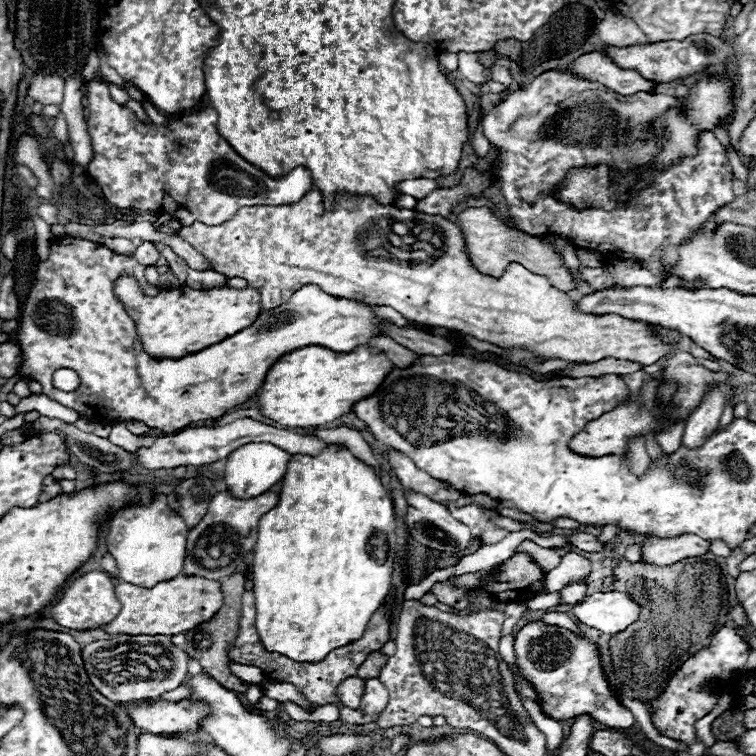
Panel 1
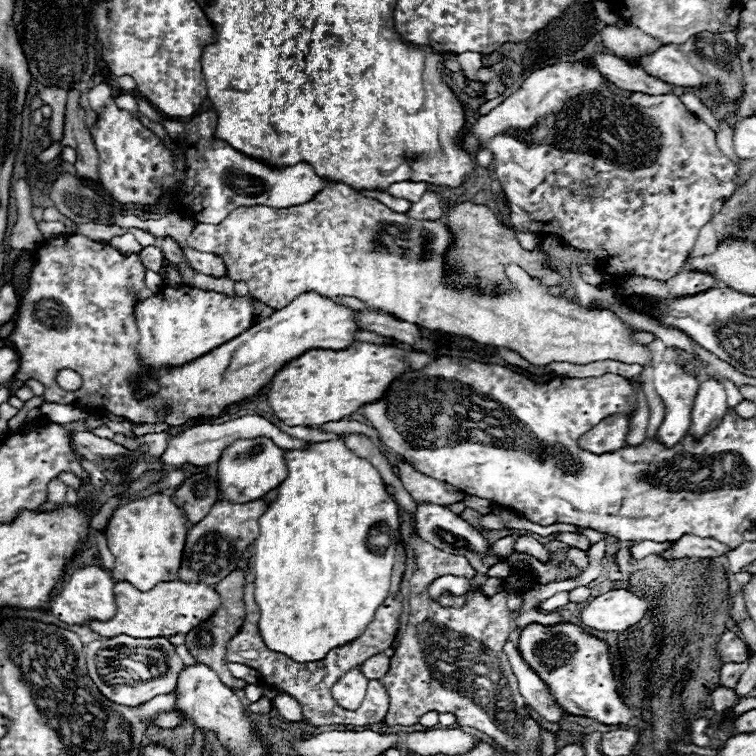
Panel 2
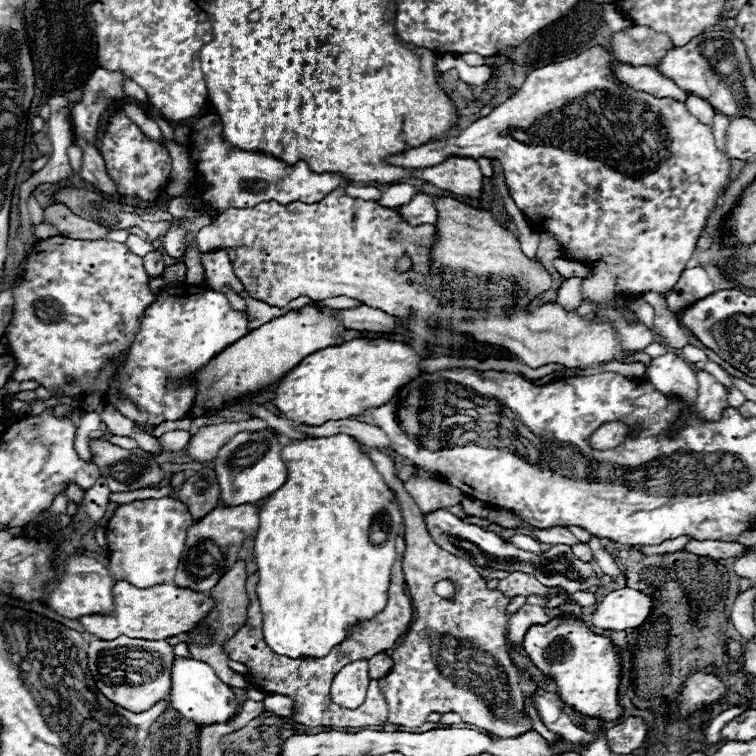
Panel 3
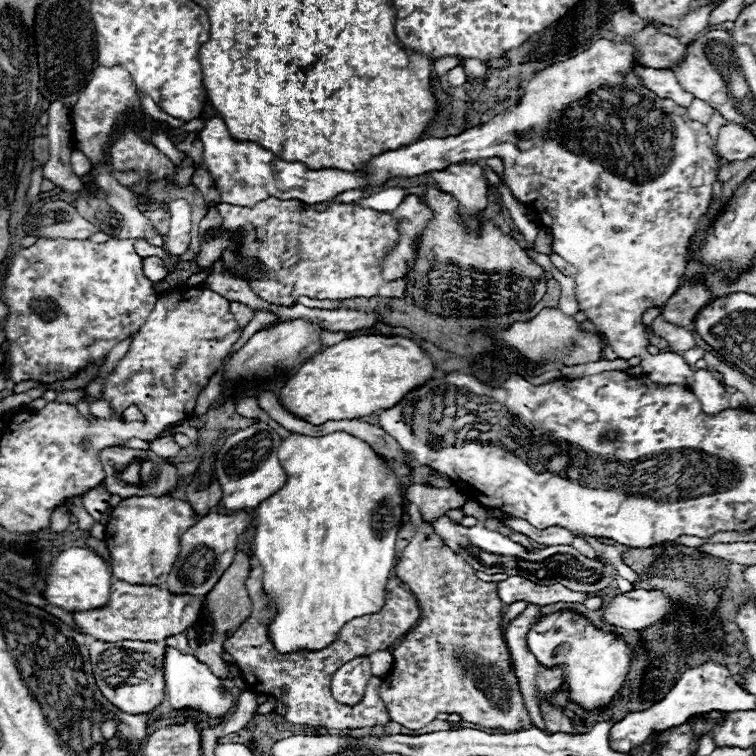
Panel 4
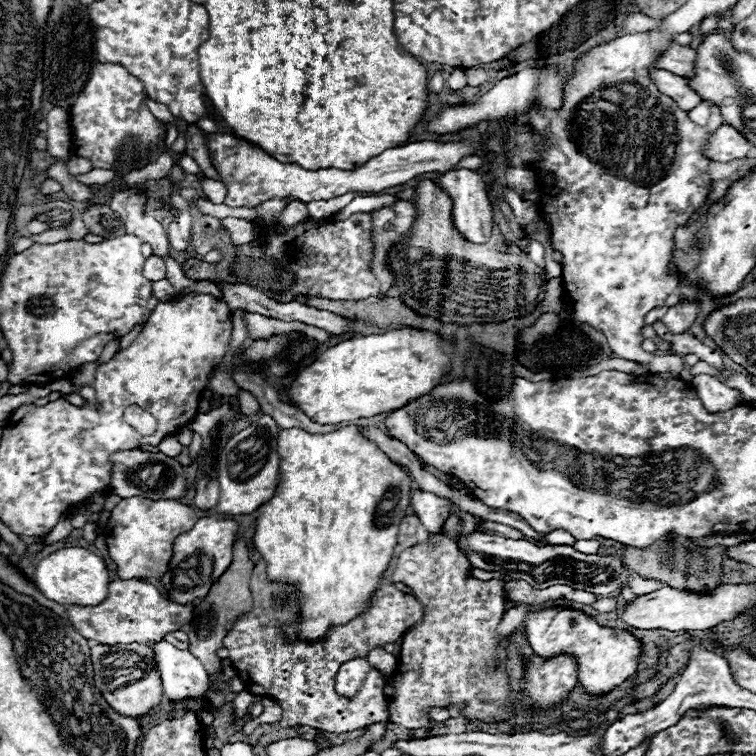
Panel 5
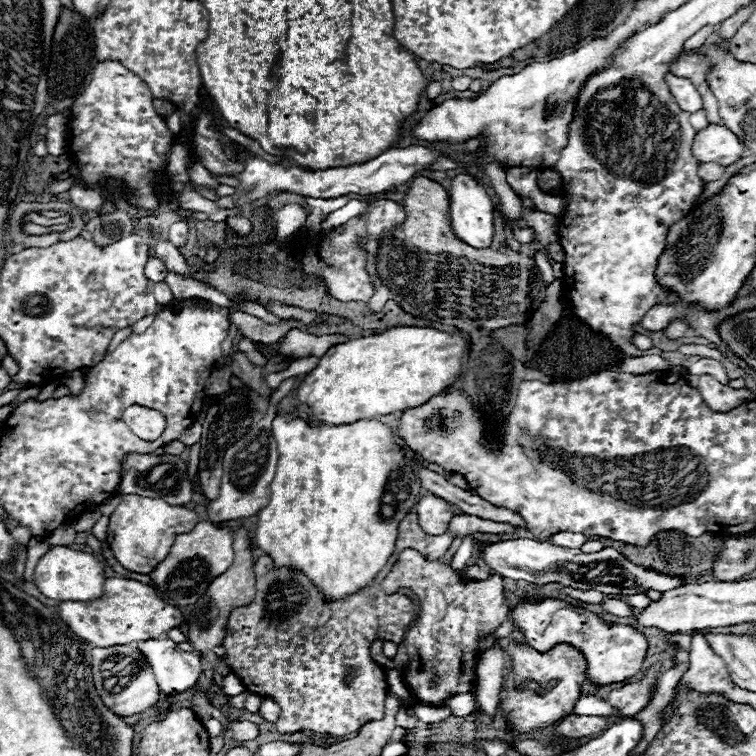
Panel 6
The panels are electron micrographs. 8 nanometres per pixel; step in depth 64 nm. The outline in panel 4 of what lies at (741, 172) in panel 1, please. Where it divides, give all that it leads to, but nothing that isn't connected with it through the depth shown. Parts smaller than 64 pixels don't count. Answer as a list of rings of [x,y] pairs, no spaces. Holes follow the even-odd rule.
[[[714,112],[712,114],[712,118],[710,118],[710,122],[706,124],[706,128],[708,128],[708,132],[710,132],[710,136],[712,138],[716,138],[718,136],[718,130],[722,128],[722,126],[726,126],[728,122],[726,122],[726,118],[722,118],[722,114],[720,112]]]

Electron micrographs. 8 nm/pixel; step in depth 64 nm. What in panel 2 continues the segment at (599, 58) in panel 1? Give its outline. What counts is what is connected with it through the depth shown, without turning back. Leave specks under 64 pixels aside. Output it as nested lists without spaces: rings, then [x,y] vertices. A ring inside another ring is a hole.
[[[594,54],[594,64],[598,66],[598,70],[602,72],[602,76],[628,92],[644,92],[644,94],[652,94],[652,96],[660,96],[660,94],[670,94],[672,92],[672,84],[650,76],[648,72],[644,72],[644,68],[634,66],[634,64],[626,64],[624,60],[610,56],[610,54]]]

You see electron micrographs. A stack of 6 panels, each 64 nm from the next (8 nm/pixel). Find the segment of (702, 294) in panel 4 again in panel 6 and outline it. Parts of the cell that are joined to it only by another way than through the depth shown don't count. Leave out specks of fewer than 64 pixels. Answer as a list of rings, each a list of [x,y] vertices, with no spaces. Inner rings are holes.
[[[674,320],[674,322],[664,330],[664,334],[666,334],[666,338],[682,338],[682,336],[686,334],[686,330],[688,330],[688,326],[686,326],[684,322]]]

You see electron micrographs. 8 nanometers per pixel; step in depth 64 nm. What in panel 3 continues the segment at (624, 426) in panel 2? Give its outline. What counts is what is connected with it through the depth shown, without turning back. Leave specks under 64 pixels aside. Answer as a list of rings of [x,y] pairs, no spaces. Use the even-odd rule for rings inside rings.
[[[608,422],[590,436],[590,446],[598,450],[608,450],[618,446],[626,438],[626,434],[628,434],[628,428],[622,422]]]

